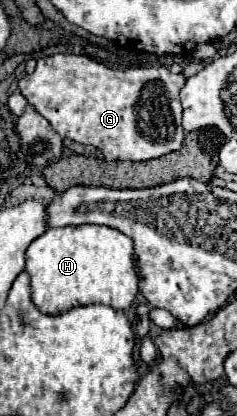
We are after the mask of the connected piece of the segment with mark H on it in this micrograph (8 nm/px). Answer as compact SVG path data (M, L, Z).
M108 226L48 228L28 246L26 272L32 280L32 300L46 314L60 314L86 304L106 304L114 310L126 310L138 294L132 240Z

